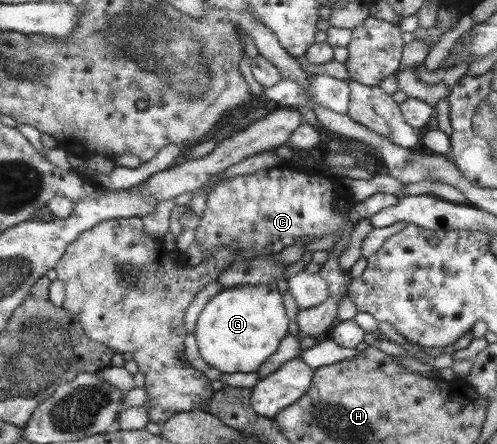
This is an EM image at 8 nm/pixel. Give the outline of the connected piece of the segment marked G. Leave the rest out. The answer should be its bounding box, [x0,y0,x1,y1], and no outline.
[193,285,288,373]

